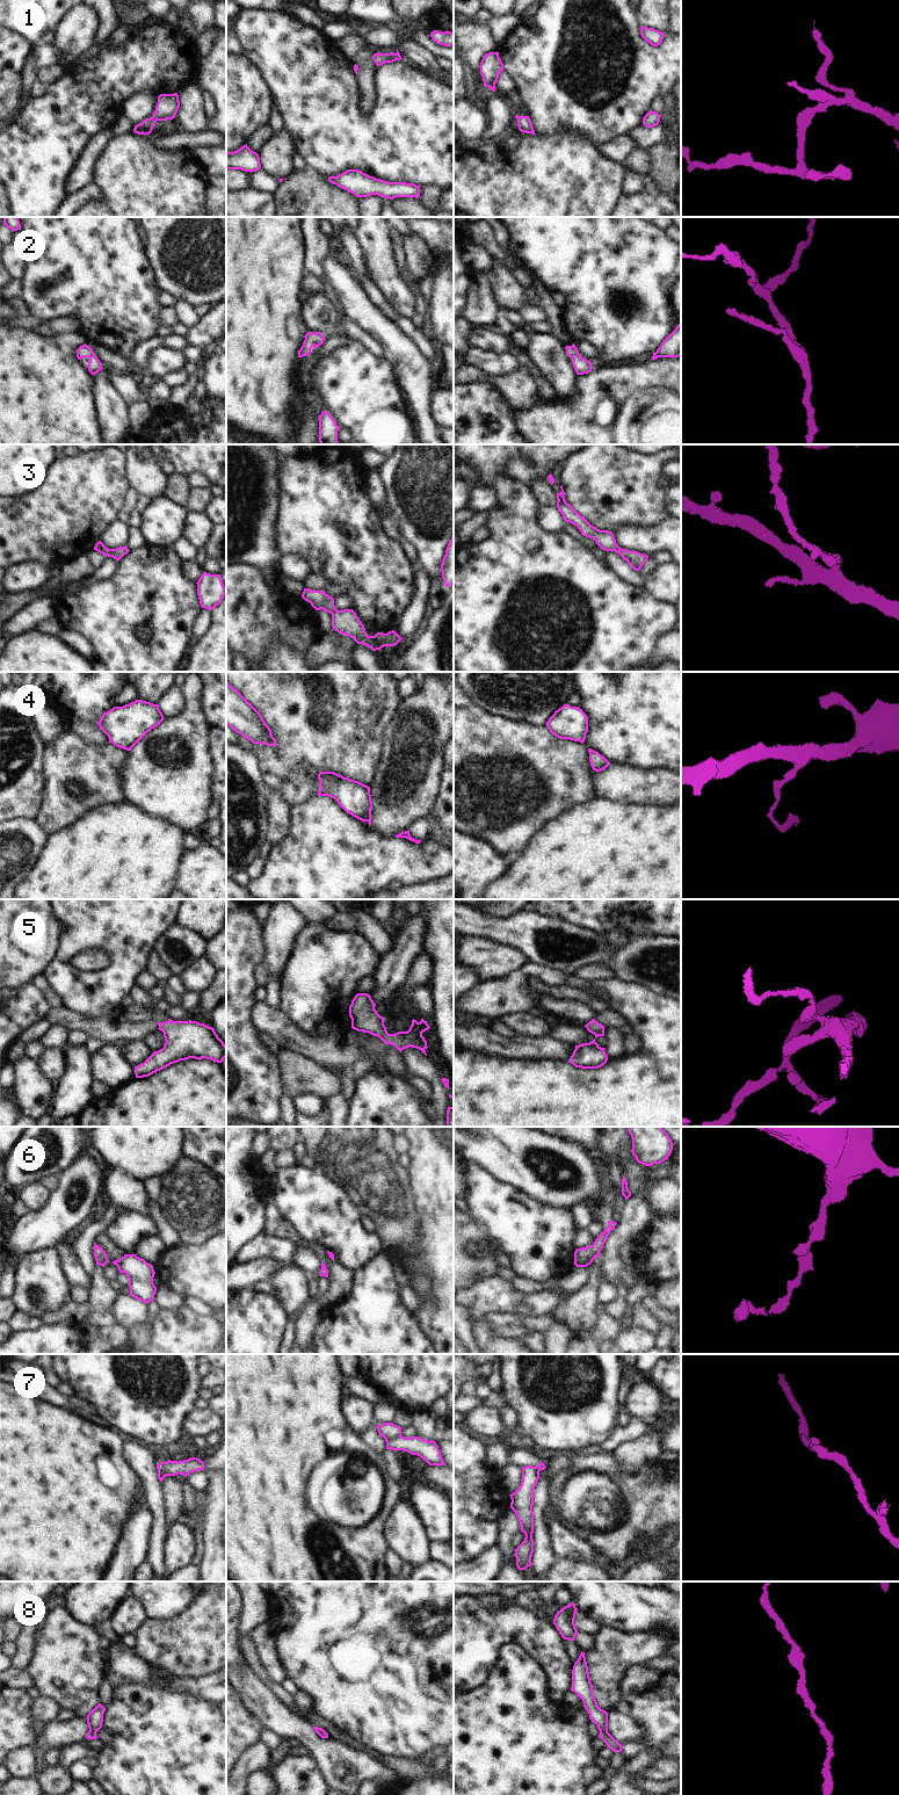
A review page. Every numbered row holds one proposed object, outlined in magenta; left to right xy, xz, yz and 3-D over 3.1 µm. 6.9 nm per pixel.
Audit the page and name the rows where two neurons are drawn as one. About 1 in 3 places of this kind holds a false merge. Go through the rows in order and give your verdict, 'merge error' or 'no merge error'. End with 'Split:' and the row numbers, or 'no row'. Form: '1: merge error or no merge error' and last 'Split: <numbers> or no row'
1: no merge error
2: no merge error
3: no merge error
4: no merge error
5: no merge error
6: no merge error
7: merge error
8: no merge error
Split: 7

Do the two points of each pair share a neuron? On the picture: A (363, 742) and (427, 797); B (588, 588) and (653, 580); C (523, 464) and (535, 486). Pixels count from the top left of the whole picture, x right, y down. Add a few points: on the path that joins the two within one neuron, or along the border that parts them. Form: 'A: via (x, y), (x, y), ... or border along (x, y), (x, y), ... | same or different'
A: border along (386, 732), (383, 760), (379, 772), (371, 783) | different
B: border along (643, 586), (653, 598), (667, 601) | different
C: border along (548, 480), (535, 479), (529, 485) | different

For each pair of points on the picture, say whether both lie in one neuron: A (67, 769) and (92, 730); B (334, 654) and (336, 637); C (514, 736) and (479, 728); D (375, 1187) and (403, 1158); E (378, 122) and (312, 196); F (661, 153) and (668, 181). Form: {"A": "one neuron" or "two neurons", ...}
{"A": "two neurons", "B": "two neurons", "C": "one neuron", "D": "two neurons", "E": "two neurons", "F": "one neuron"}

